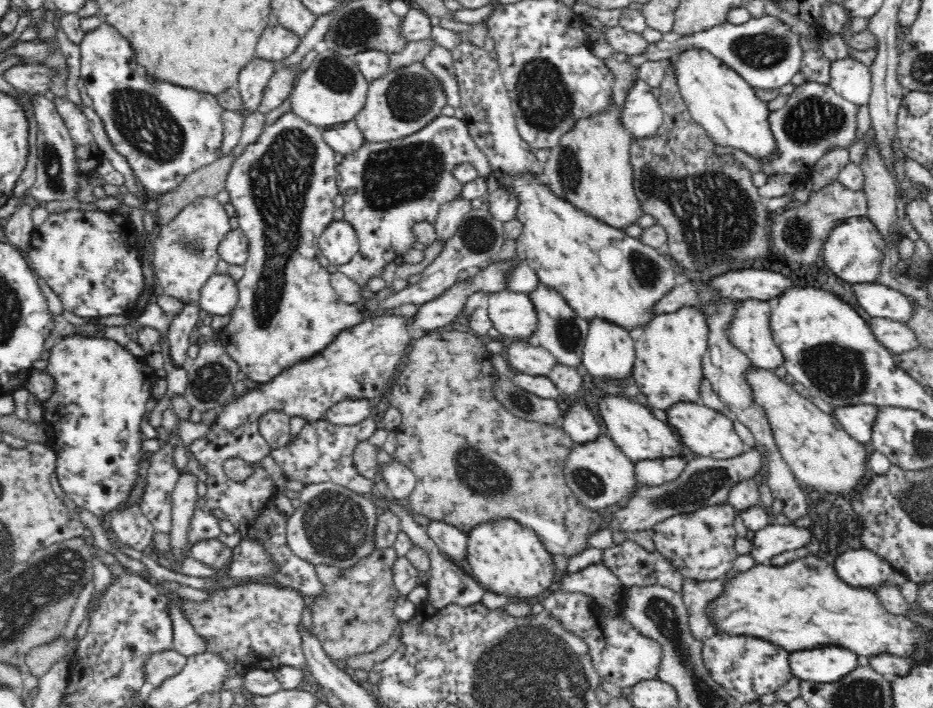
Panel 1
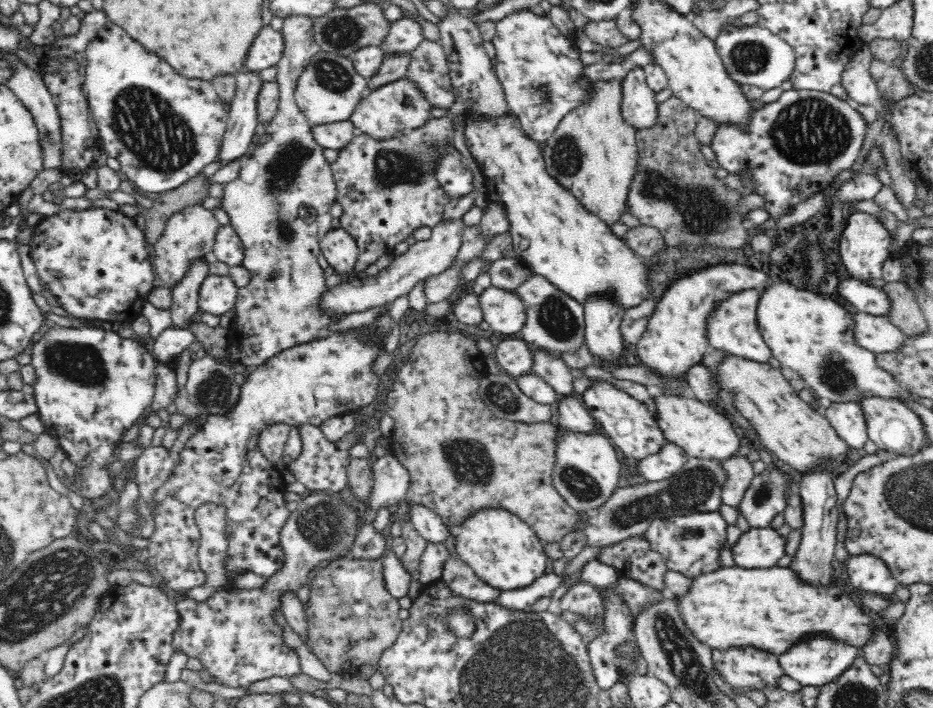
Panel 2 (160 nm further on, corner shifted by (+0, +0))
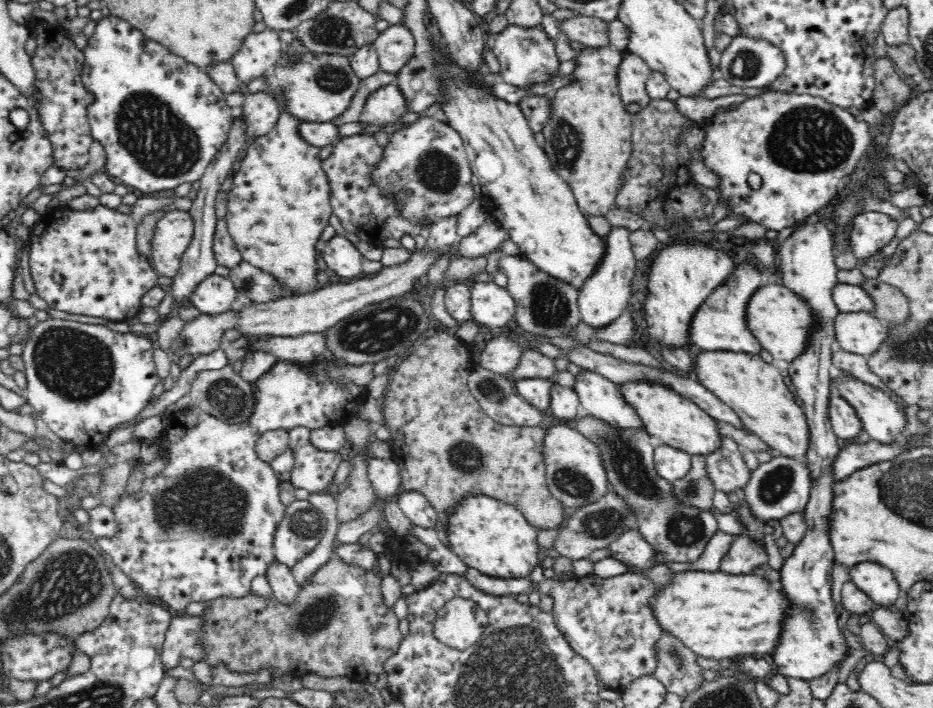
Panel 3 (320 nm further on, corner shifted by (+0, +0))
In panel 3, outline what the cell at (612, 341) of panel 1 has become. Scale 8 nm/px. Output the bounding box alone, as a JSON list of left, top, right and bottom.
[578,228,636,328]

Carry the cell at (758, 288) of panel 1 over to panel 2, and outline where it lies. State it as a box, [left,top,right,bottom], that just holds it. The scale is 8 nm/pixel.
[636,262,772,382]

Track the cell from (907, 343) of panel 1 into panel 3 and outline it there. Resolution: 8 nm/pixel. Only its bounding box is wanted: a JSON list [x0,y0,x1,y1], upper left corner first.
[834,313,889,357]

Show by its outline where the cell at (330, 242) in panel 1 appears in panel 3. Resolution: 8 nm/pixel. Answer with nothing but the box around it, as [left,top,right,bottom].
[319,236,362,280]

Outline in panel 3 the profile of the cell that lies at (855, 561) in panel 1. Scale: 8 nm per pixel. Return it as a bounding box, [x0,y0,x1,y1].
[849,562,901,607]

